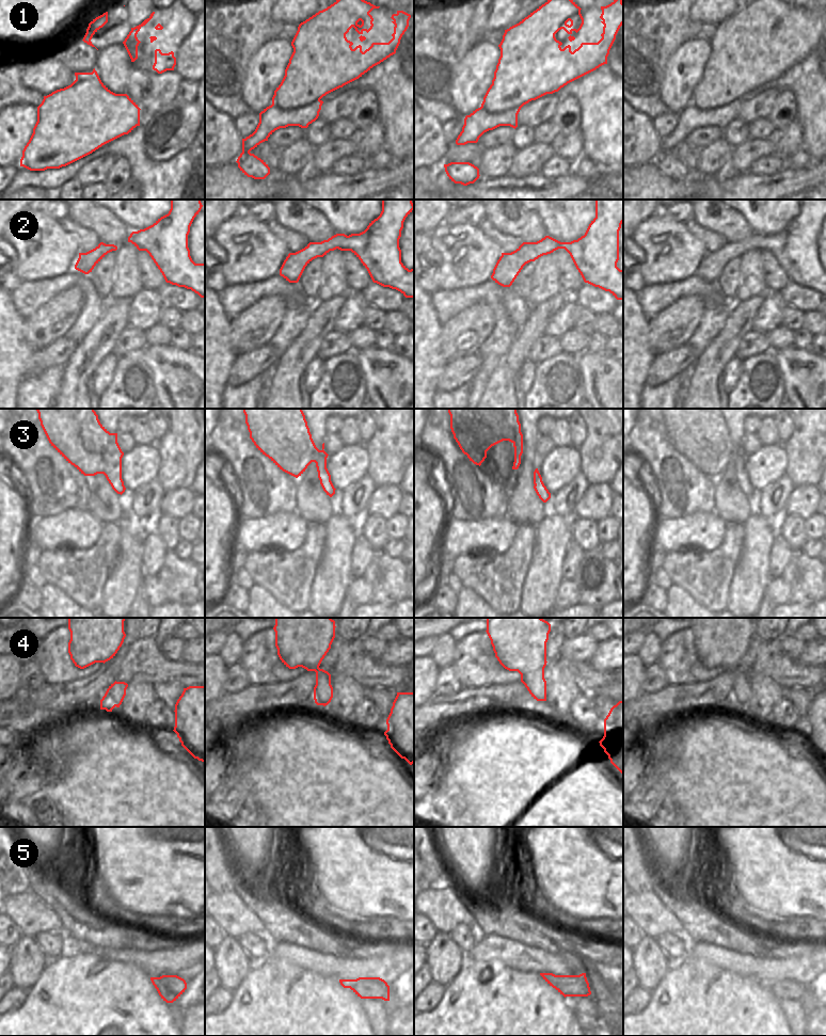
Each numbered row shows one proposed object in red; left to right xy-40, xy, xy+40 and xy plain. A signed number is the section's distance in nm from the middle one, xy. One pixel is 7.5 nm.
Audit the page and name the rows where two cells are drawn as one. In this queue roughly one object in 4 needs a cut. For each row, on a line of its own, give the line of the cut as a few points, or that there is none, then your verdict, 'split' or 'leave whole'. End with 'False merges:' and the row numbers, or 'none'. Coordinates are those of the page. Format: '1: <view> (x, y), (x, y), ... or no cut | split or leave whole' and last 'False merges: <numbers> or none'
1: no cut | leave whole
2: no cut | leave whole
3: xy+40 (534, 485), (535, 490) | split
4: no cut | leave whole
5: no cut | leave whole
False merges: 3

